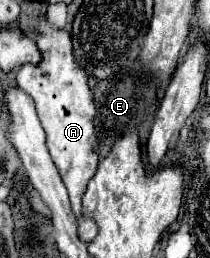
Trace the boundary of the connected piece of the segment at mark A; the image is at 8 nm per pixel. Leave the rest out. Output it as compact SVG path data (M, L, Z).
M44 16L38 20L38 30L38 48L42 52L42 62L38 66L22 66L16 74L16 86L30 94L36 102L38 118L46 132L48 152L70 196L70 206L78 222L78 236L84 242L92 242L92 238L98 232L98 226L94 220L82 216L82 194L88 178L96 172L98 166L98 138L94 132L94 94L88 86L86 70L80 68L72 56L70 34L66 30L52 28L52 24Z

